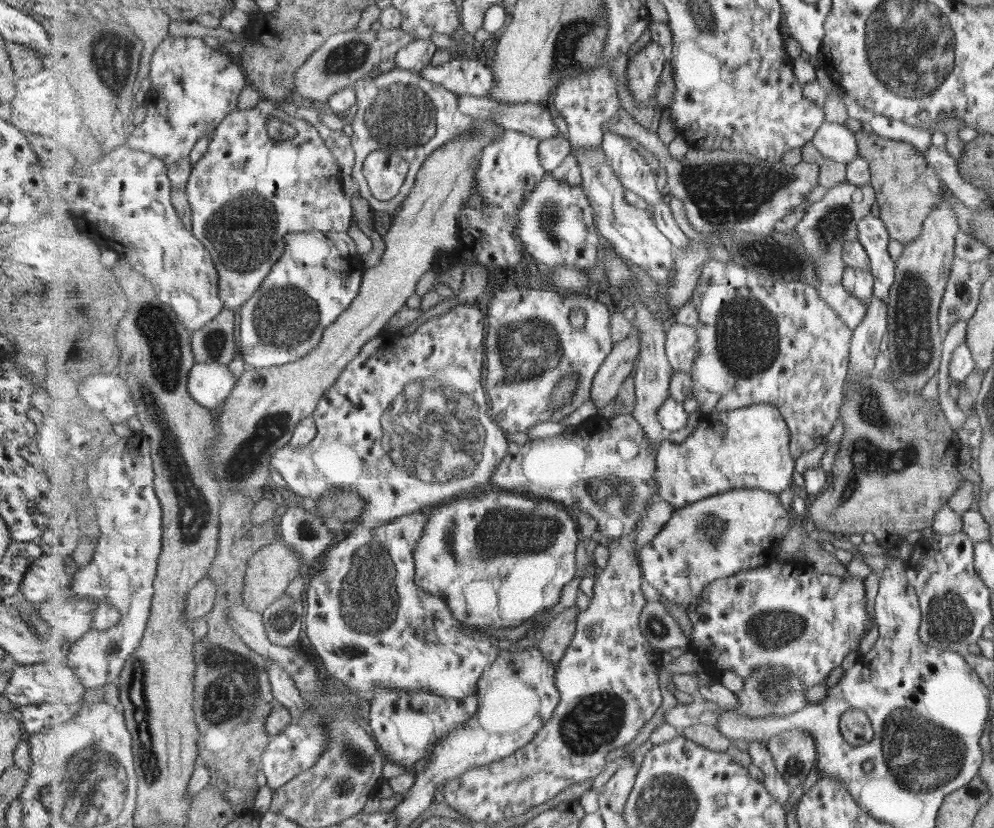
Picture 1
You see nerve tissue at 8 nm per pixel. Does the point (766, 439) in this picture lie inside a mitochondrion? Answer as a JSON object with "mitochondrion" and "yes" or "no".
{"mitochondrion":"no"}

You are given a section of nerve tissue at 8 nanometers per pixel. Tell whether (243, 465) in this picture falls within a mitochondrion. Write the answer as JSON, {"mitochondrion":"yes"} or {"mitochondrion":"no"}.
{"mitochondrion":"yes"}

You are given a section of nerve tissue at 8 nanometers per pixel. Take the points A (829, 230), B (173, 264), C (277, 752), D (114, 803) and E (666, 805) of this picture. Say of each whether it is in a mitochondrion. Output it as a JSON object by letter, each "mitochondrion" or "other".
{"A":"mitochondrion","B":"mitochondrion","C":"other","D":"mitochondrion","E":"mitochondrion"}

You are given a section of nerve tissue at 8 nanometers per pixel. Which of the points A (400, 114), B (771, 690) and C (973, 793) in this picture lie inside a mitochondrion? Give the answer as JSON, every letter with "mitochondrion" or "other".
{"A":"mitochondrion","B":"mitochondrion","C":"mitochondrion"}

